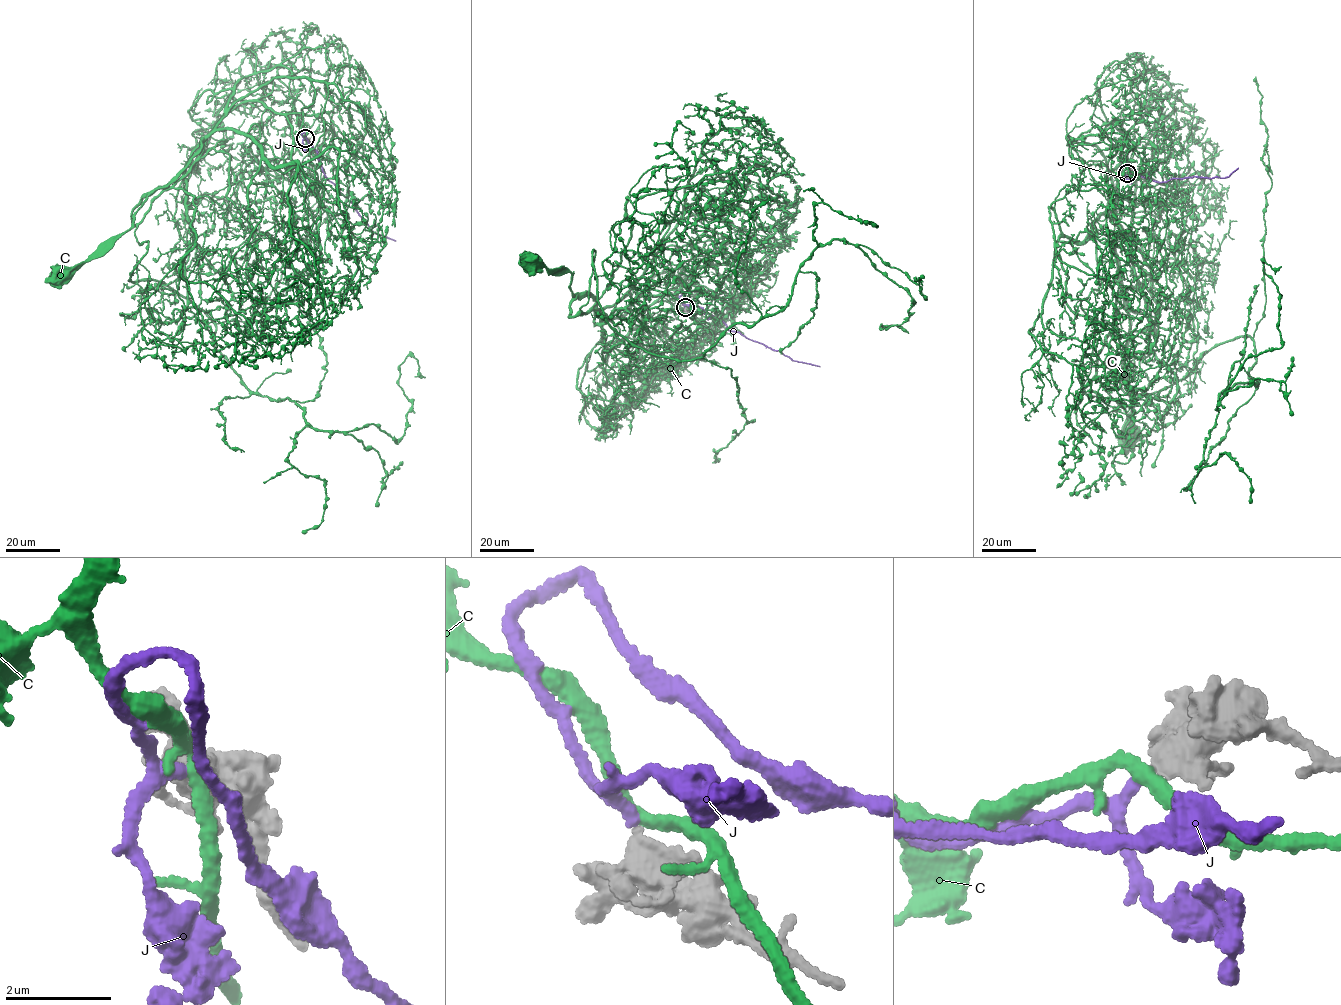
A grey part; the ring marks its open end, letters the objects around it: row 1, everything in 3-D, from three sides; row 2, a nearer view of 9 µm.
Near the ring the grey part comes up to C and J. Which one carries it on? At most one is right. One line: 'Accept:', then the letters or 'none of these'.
Accept: J

